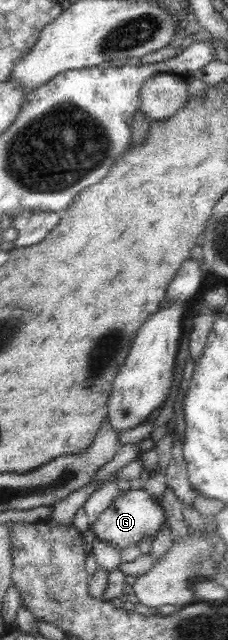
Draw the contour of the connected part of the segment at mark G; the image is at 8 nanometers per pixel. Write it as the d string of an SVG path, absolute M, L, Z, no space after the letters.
M130 488L115 496L111 506L98 517L94 525L94 533L97 536L96 539L123 550L132 545L139 545L146 535L153 539L166 522L168 519L164 507L147 492L147 489Z

